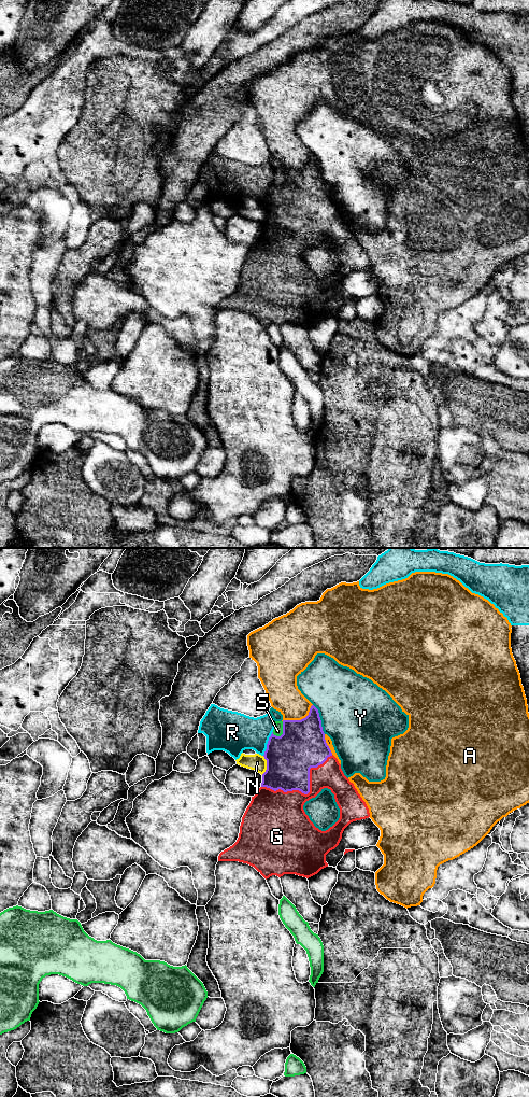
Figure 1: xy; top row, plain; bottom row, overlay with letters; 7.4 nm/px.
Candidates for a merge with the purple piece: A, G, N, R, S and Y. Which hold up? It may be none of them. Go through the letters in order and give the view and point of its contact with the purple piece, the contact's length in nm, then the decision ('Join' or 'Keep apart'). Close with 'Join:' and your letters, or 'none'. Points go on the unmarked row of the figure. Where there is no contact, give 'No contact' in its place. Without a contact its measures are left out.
A: Touches purple at xy (299, 169). Shared border 260 nm. Keep apart
G: Touches purple at xy (308, 241). Shared border 600 nm. Join
N: Touches purple at xy (267, 214). Shared border 140 nm. Keep apart
R: Touches purple at xy (268, 192). Shared border 200 nm. Keep apart
S: Touches purple at xy (283, 180). Shared border 130 nm. Keep apart
Y: Touches purple at xy (319, 168). Shared border 240 nm. Keep apart
Join: G

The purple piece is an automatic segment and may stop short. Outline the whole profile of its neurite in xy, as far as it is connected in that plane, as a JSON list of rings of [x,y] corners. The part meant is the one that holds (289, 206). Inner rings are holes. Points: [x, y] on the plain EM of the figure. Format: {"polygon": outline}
{"polygon": [[[314,154],[311,155],[309,164],[301,169],[283,169],[283,183],[276,185],[272,181],[263,206],[267,209],[267,219],[262,223],[261,236],[252,245],[242,266],[237,291],[219,303],[218,310],[247,312],[266,328],[272,324],[281,326],[284,323],[309,327],[328,315],[326,304],[339,294],[344,278],[351,271],[370,266],[369,257],[354,233],[344,224],[341,213],[327,194],[319,161]],[[324,237],[331,239],[340,257],[339,269],[326,280],[316,277],[303,258],[304,252],[315,247]]]}

